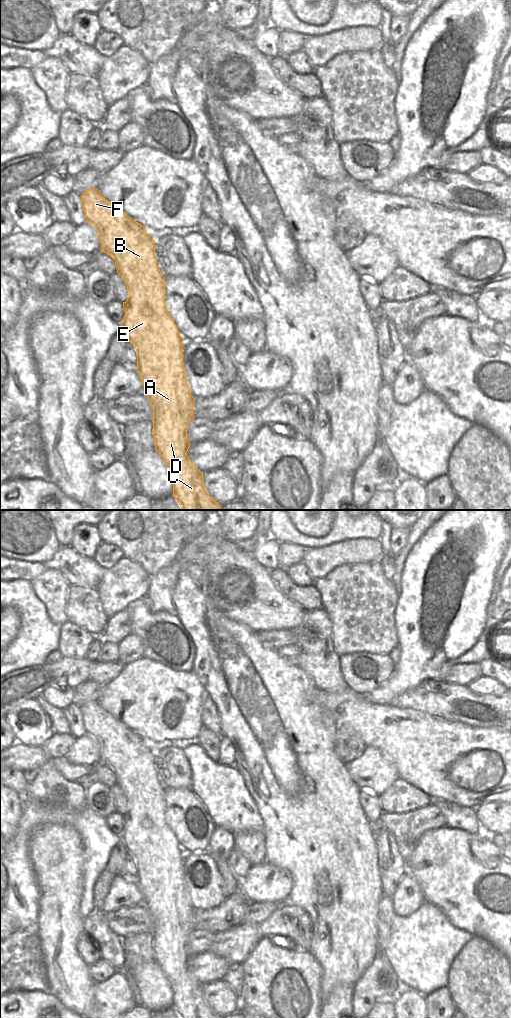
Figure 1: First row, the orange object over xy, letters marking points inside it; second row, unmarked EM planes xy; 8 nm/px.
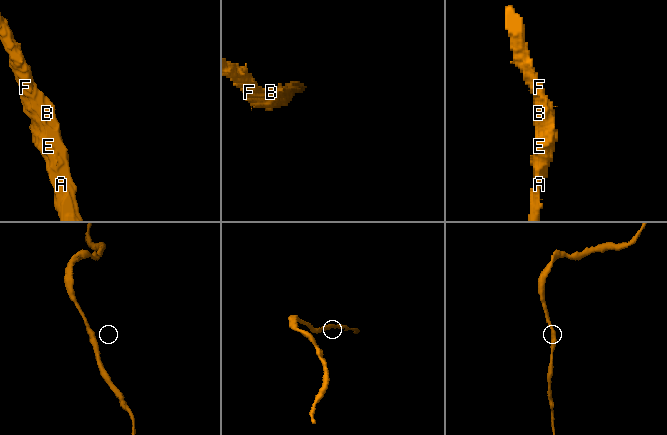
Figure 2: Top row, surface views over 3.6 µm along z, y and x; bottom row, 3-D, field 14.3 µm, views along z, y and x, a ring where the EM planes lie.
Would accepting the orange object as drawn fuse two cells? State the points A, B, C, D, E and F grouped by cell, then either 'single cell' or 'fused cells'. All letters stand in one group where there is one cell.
A B C D E F; single cell

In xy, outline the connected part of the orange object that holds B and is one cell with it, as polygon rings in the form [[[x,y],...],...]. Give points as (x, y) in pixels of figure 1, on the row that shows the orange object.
[[[97,188],[86,190],[81,195],[85,219],[99,233],[101,251],[108,254],[114,261],[117,273],[125,281],[129,297],[123,302],[125,315],[121,330],[127,340],[137,351],[137,371],[145,387],[144,394],[153,407],[153,437],[155,450],[161,455],[173,479],[173,496],[181,510],[221,510],[221,506],[207,493],[203,485],[203,472],[200,472],[189,459],[187,451],[190,443],[187,441],[187,427],[195,418],[193,403],[185,369],[183,367],[183,339],[165,307],[165,277],[161,273],[155,257],[155,240],[152,240],[145,228],[130,218],[125,212],[106,200]]]

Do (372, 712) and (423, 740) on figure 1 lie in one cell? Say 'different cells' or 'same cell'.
same cell

